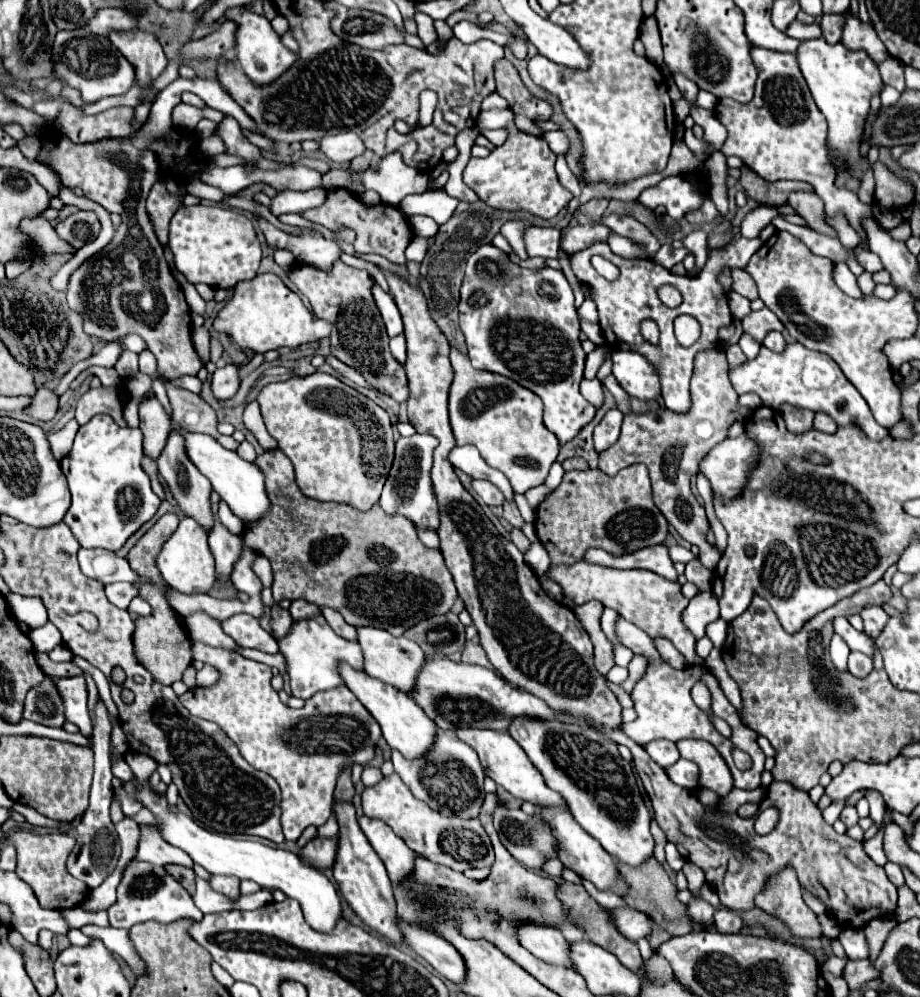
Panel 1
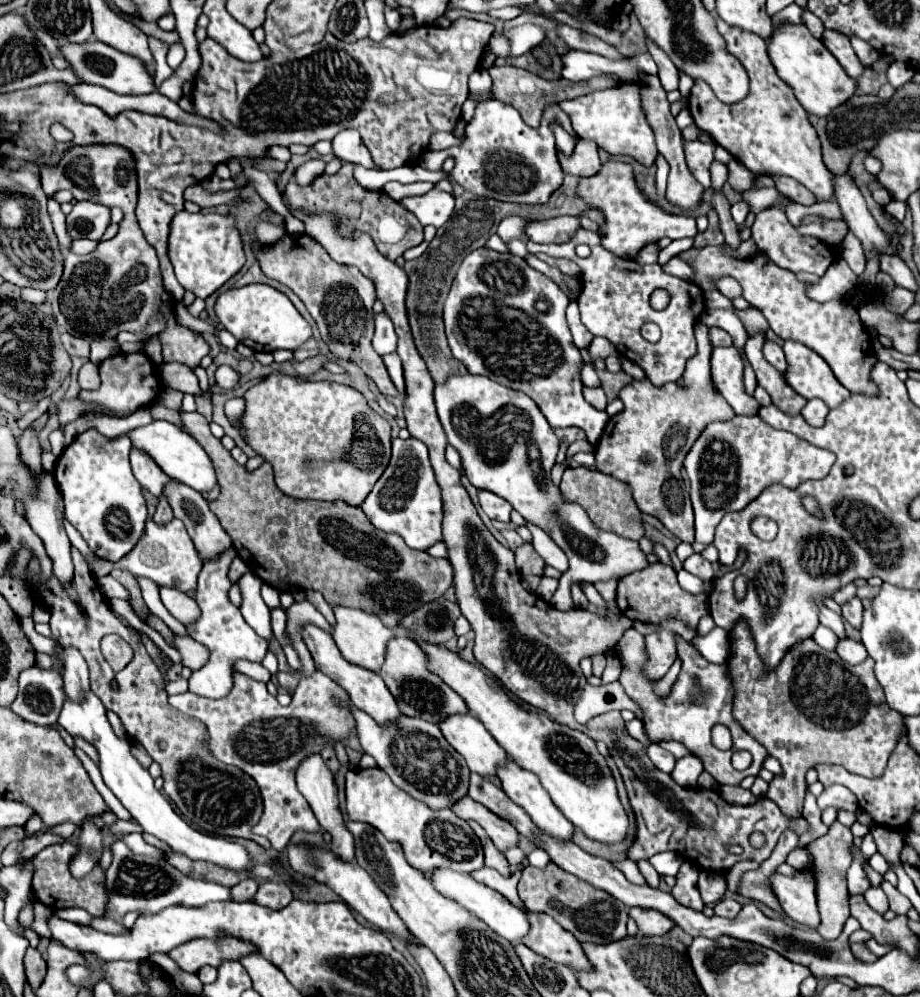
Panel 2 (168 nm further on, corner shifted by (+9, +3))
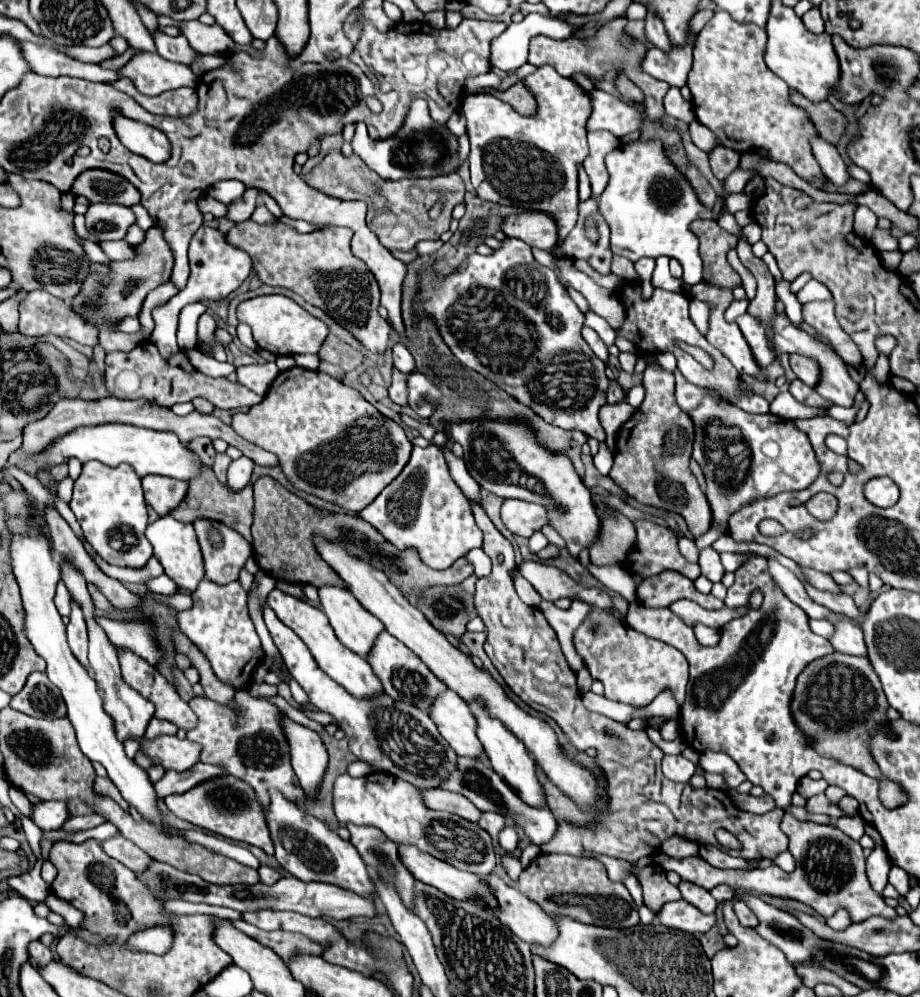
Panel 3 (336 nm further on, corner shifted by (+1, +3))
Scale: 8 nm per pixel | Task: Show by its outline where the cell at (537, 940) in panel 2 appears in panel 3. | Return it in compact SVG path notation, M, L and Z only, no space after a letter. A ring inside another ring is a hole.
M497 875L485 877L493 891L497 893L497 901L501 903L501 913L495 913L517 937L527 941L529 945L549 947L557 939L557 923L531 899L521 895L515 887L509 887Z

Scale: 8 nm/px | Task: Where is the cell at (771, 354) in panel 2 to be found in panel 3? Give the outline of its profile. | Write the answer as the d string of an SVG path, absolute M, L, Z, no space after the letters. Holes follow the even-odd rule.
M789 355L789 363L791 369L795 371L795 375L809 387L813 387L817 383L817 365L813 365L813 361L809 361L809 357L801 357L801 355Z

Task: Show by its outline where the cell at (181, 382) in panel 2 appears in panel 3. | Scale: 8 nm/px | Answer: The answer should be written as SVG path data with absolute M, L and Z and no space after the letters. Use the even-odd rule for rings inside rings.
M301 367L281 371L261 403L253 405L245 413L233 413L231 427L249 443L273 453L295 489L337 503L351 513L363 511L401 473L411 453L411 441L407 439L403 427L381 415L359 391L325 373Z

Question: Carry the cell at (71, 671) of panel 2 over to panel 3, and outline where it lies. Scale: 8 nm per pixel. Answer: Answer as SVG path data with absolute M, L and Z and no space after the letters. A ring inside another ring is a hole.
M71 603L71 615L69 615L69 625L67 625L67 639L73 655L79 659L79 663L87 669L89 659L87 659L87 627L81 609L77 609L77 603Z

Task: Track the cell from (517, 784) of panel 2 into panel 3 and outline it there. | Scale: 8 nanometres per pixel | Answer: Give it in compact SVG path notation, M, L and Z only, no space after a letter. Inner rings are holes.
M471 703L469 707L471 707L471 711L473 711L475 719L477 719L477 737L481 739L481 743L483 743L483 747L485 747L485 753L487 753L487 757L491 759L491 765L493 765L495 773L497 773L515 793L519 793L519 797L521 797L527 805L537 807L537 809L547 807L549 803L547 803L545 787L543 787L541 781L537 779L535 761L533 761L531 755L527 753L525 745L523 745L511 731L507 731L497 719L491 719L491 717L485 713L485 709L483 709L481 703Z

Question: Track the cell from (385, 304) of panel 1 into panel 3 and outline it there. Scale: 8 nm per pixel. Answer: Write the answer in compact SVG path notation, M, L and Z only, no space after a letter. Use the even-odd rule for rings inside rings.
M397 341L397 343L393 345L393 363L395 363L395 367L397 367L399 371L403 371L403 373L415 371L415 361L413 361L409 349L407 349L401 341Z

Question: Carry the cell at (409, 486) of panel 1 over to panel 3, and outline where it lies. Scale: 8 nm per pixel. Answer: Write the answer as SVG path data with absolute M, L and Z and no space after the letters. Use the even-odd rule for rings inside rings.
M429 445L427 449L413 447L403 471L359 515L377 527L397 549L415 547L423 563L433 569L447 569L467 551L481 547L483 541L473 521L469 499L451 479L443 451L437 445Z

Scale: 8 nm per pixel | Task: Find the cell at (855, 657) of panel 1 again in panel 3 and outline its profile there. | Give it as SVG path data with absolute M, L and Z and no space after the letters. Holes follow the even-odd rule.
M853 621L835 623L835 633L833 633L833 637L829 641L835 647L835 651L839 651L839 653L859 655L859 657L867 655L867 645L865 645L863 631Z

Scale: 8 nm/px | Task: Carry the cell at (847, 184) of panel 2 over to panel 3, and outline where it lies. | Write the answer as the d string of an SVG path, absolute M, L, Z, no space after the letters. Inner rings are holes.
M815 137L811 141L811 147L813 147L813 153L815 153L815 157L817 157L823 173L829 177L829 181L835 187L843 187L851 179L851 175L847 171L845 161L837 153L837 149L833 145L829 145L827 141L821 141L821 137Z

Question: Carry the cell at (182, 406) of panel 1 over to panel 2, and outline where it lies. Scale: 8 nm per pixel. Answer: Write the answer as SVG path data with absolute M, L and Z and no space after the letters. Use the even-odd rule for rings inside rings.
M181 413L181 419L197 443L205 449L213 467L217 469L217 481L221 485L221 495L209 503L211 511L219 517L223 529L231 535L237 555L247 563L247 567L267 585L279 591L295 589L315 589L321 591L331 607L355 607L367 613L375 613L387 627L397 627L399 621L411 611L419 609L423 603L441 597L453 583L453 567L445 559L435 559L429 553L413 551L405 545L399 535L389 535L375 529L359 507L351 507L343 501L309 501L293 499L281 493L273 481L273 469L269 463L261 465L261 473L243 473L231 453L221 445L219 439L209 431L209 423L203 415Z

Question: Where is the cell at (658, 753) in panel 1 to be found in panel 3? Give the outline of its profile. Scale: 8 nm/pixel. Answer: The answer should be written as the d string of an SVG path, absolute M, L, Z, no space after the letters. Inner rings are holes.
M665 755L663 757L663 775L671 781L689 781L695 773L695 765L683 755Z

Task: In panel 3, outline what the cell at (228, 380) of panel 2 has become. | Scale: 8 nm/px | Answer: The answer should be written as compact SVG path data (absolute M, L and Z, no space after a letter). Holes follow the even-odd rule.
M257 363L257 365L245 365L237 367L237 381L257 395L265 395L269 385L273 383L273 377L277 377L279 369L275 363Z

